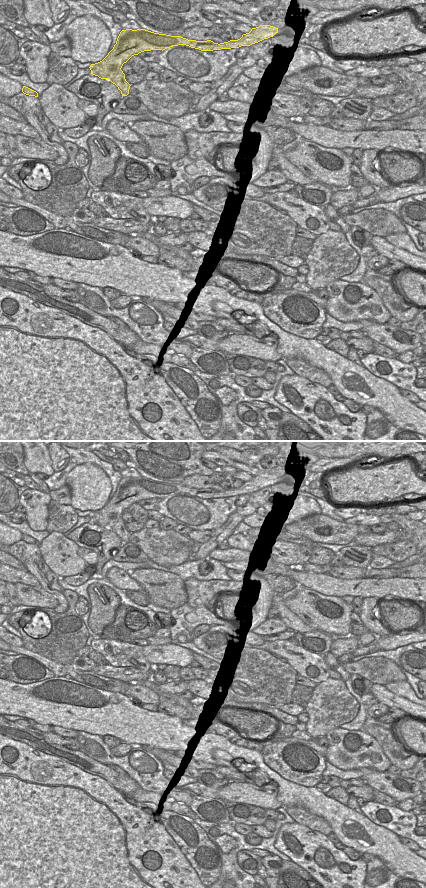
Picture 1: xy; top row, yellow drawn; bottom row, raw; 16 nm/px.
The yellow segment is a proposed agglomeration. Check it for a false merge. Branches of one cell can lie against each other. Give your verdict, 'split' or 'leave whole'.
split

